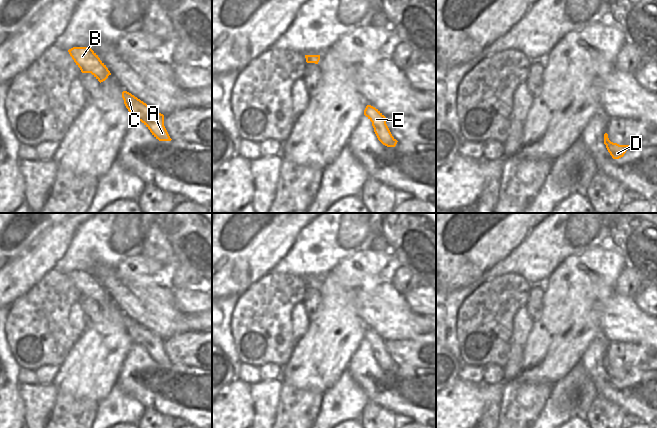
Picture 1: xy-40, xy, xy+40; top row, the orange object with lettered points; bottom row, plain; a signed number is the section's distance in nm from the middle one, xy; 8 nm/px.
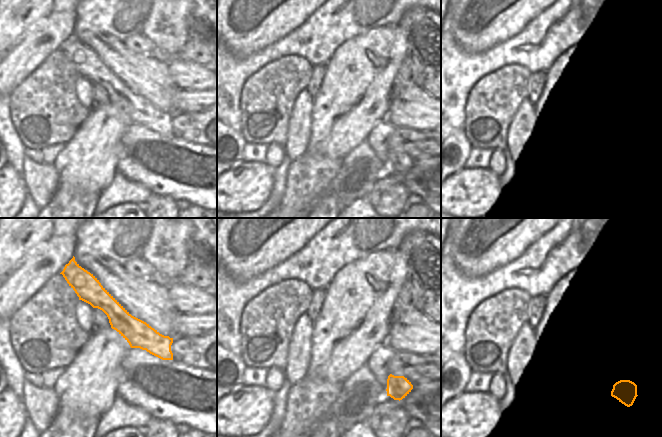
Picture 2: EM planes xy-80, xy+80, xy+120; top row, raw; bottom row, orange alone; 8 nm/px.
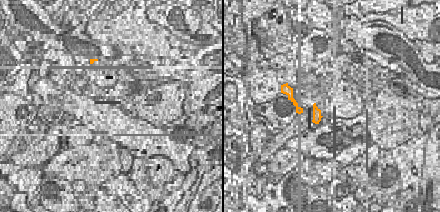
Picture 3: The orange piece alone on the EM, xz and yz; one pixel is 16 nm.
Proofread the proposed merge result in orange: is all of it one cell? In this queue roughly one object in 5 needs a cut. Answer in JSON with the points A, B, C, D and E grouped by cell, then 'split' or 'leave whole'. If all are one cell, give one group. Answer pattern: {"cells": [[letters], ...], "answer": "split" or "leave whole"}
{"cells": [["A", "B", "C", "D", "E"]], "answer": "leave whole"}

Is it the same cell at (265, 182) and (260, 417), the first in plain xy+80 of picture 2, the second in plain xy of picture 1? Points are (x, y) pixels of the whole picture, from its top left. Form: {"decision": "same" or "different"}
{"decision": "different"}

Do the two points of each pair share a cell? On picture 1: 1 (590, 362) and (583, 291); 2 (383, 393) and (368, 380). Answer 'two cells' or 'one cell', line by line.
1: two cells
2: one cell

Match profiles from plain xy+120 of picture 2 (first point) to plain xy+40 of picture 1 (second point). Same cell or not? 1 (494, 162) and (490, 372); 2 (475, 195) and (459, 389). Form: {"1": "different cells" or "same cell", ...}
{"1": "same cell", "2": "same cell"}

